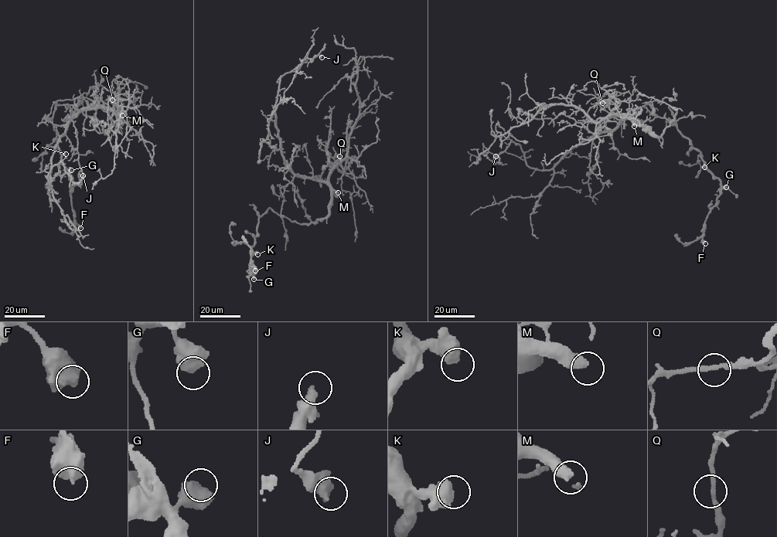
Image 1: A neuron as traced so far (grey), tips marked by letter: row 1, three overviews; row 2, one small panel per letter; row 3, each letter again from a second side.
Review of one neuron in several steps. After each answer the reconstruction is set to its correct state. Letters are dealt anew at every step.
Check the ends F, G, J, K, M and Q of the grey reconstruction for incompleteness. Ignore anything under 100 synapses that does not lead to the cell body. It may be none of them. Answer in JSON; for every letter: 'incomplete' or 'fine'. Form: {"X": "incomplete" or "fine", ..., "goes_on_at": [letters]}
{"F": "fine", "G": "fine", "J": "fine", "K": "fine", "M": "incomplete", "Q": "fine", "goes_on_at": ["M"]}

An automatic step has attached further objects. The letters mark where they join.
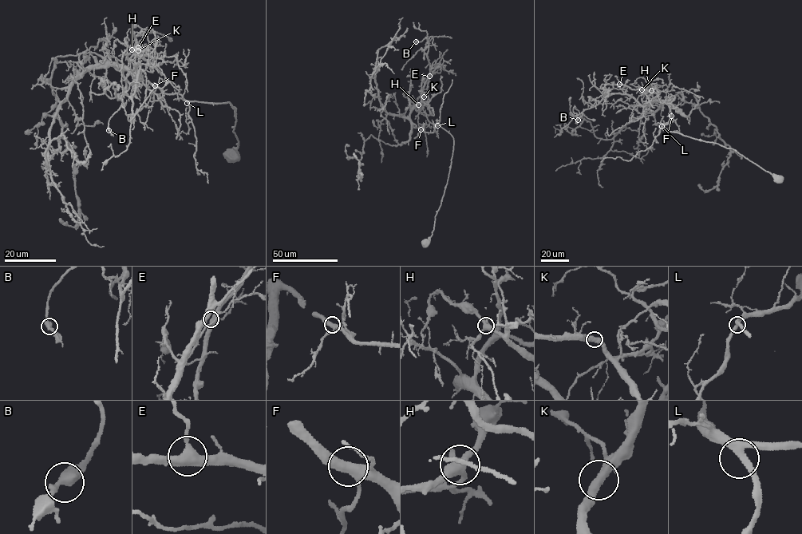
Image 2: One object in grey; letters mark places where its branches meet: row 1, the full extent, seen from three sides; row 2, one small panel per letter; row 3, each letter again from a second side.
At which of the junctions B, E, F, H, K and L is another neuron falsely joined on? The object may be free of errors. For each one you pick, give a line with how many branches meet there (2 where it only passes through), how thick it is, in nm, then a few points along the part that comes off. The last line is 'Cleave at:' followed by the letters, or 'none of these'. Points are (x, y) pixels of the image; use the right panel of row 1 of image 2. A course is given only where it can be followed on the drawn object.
H: Branches: 3. Thickness 400 nm. Course of the part to remove: (651, 90), (645, 92), (624, 85), (607, 84), (602, 88), (608, 91), (602, 110)
Cleave at: H

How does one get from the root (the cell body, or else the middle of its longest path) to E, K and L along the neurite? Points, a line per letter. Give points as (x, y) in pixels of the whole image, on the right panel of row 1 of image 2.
E: (778, 180), (732, 149), (666, 130), (661, 126), (673, 120), (667, 104), (640, 105), (619, 84)
K: (778, 180), (732, 149), (666, 130), (661, 126), (673, 121), (672, 112), (653, 100), (659, 90), (641, 89)
L: (778, 180), (732, 149), (669, 132), (661, 126)

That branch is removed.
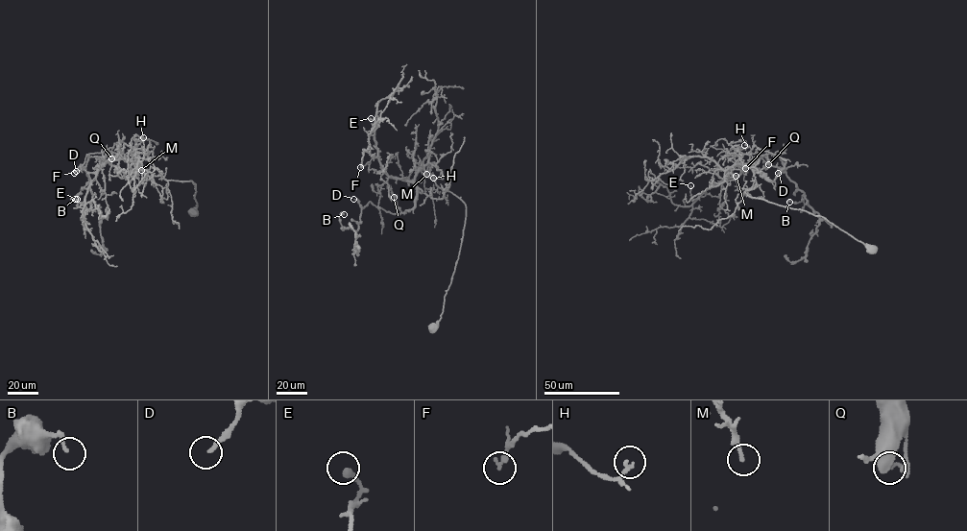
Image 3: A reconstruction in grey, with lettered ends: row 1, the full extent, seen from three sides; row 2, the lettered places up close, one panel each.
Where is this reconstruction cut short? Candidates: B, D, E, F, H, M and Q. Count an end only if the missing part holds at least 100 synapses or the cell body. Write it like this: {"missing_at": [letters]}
{"missing_at": []}

